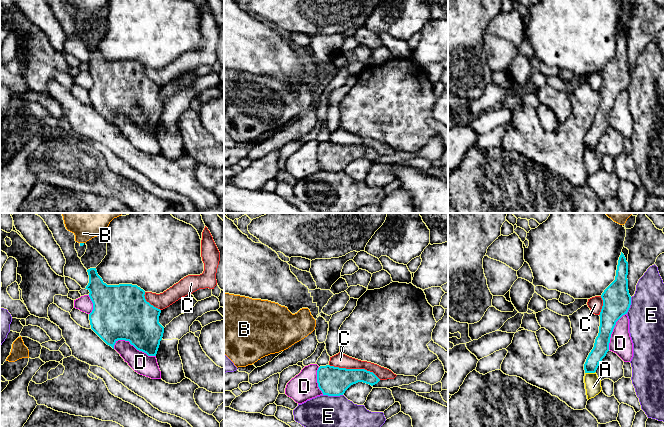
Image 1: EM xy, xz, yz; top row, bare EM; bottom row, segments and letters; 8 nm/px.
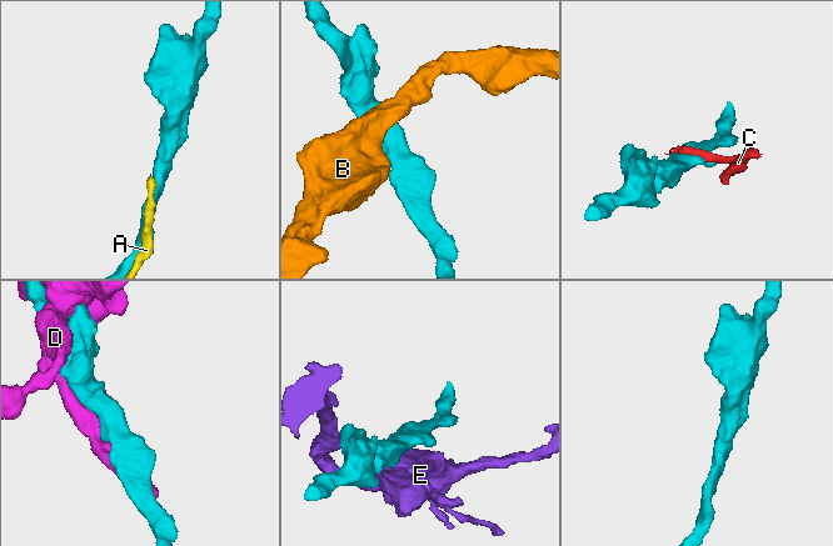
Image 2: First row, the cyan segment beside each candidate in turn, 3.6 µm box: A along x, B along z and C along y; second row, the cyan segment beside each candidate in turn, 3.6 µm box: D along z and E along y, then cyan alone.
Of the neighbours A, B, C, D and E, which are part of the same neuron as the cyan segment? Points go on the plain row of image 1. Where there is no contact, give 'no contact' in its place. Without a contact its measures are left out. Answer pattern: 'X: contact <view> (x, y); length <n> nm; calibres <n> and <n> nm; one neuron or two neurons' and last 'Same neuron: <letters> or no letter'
A: contact yz (590, 148); length 90 nm; calibres 130 and 130 nm; two neurons
B: contact xy (82, 19); length 30 nm; calibres 30 and 140 nm; two neurons
C: contact xz (355, 145); length 440 nm; calibres 240 and 120 nm; two neurons
D: contact xy (134, 122); length 360 nm; calibres 380 and 170 nm; two neurons
E: contact xz (333, 171); length 160 nm; calibres 240 and 360 nm; two neurons
Same neuron: no letter

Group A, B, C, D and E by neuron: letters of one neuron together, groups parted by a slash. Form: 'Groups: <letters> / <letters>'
Groups: A C / B / D / E

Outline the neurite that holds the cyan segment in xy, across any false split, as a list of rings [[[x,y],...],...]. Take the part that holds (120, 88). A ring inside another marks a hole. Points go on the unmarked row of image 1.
[[[90,44],[87,48],[89,59],[85,65],[90,68],[93,79],[93,86],[89,90],[91,105],[113,125],[118,116],[125,116],[148,132],[156,132],[164,109],[164,103],[159,99],[161,86],[146,77],[145,67],[137,61],[107,61],[96,44]]]

